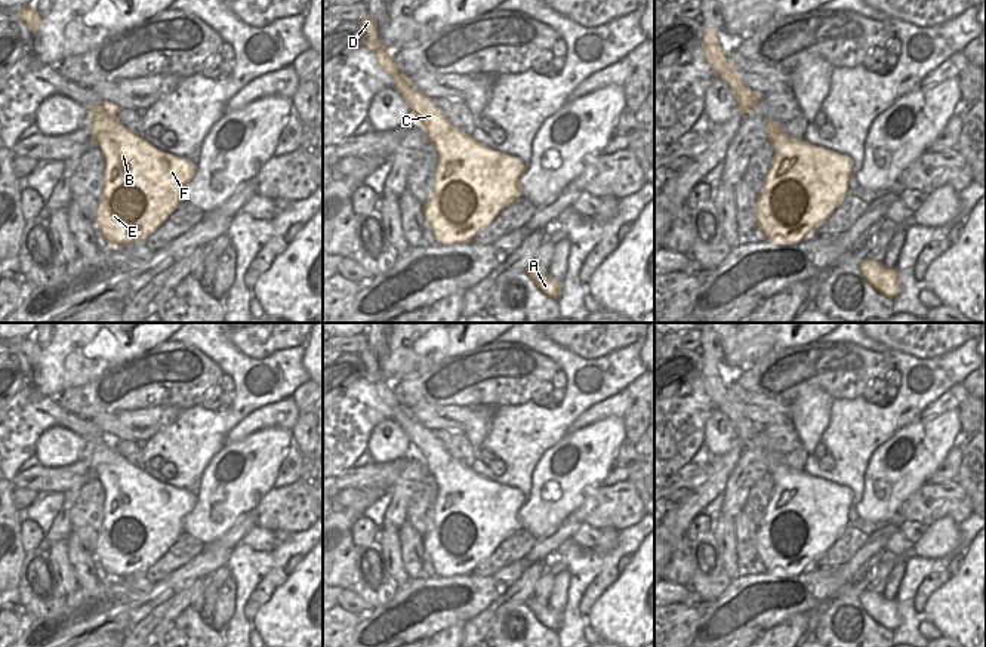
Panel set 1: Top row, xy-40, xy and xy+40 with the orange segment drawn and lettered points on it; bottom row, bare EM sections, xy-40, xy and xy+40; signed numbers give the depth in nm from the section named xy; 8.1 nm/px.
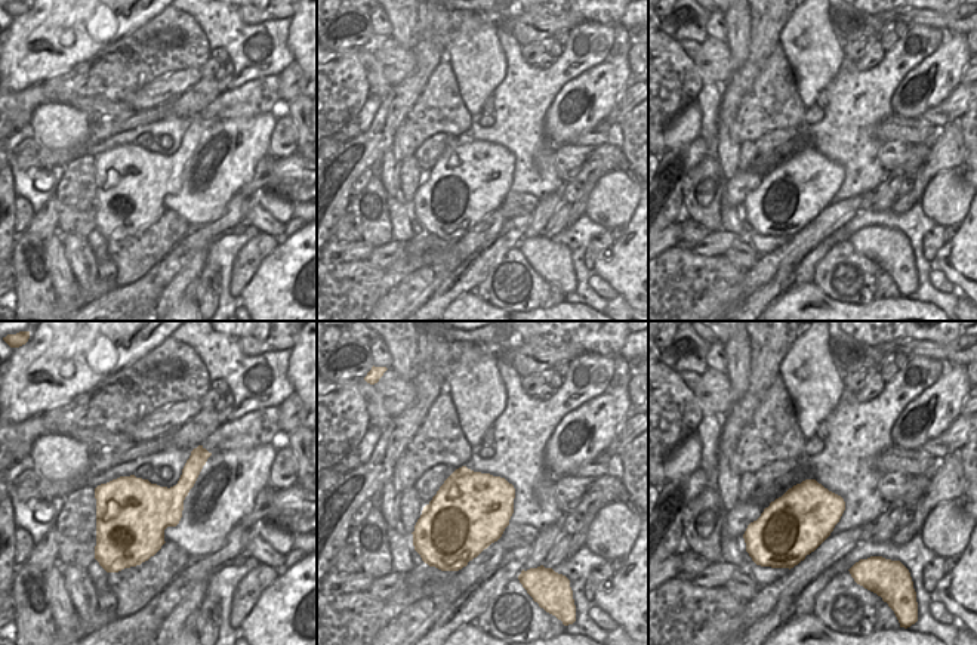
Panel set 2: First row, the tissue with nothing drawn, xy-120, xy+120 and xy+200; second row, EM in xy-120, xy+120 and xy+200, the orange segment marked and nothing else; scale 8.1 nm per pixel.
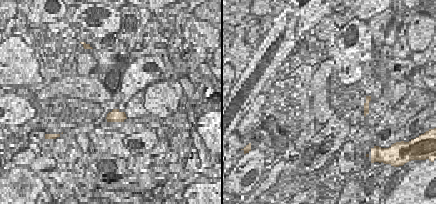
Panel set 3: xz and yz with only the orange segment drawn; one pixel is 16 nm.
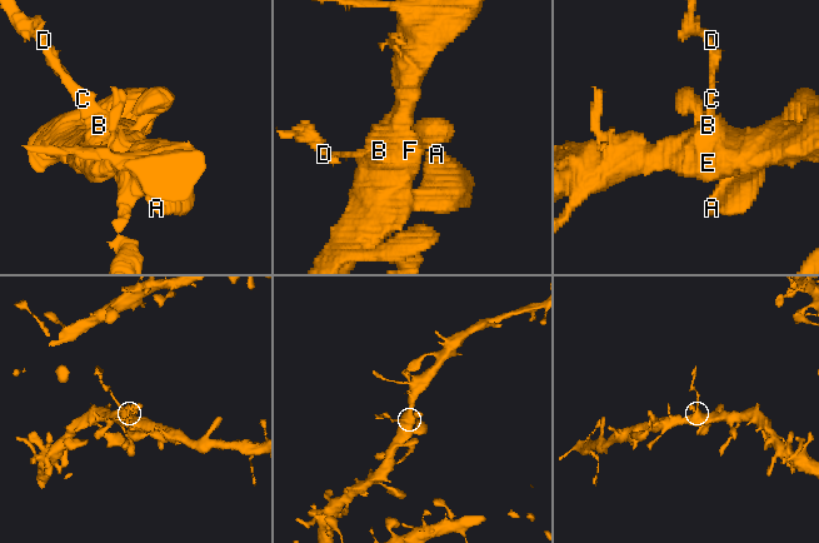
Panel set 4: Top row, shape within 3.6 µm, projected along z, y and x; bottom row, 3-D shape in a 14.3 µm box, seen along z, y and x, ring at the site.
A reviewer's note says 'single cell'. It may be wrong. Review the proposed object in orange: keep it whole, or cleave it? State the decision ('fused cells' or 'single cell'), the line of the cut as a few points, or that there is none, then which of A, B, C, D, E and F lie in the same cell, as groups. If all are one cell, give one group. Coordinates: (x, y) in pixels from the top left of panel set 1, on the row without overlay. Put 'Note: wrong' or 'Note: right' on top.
Note: wrong
fused cells; cut in xy along (427, 428), (412, 441); A B C E F / D

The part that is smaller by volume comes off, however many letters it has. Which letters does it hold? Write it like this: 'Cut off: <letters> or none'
Cut off: D.

